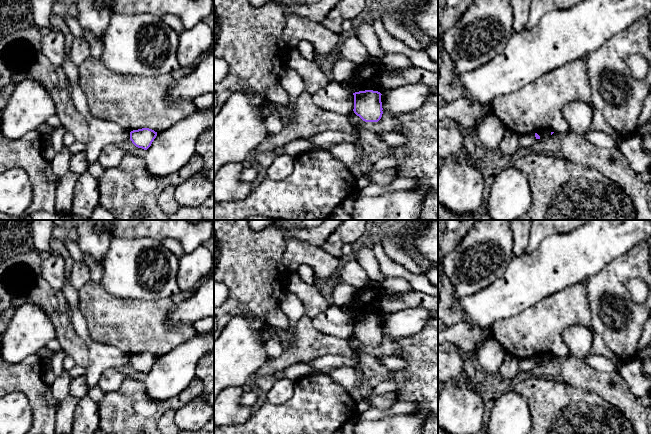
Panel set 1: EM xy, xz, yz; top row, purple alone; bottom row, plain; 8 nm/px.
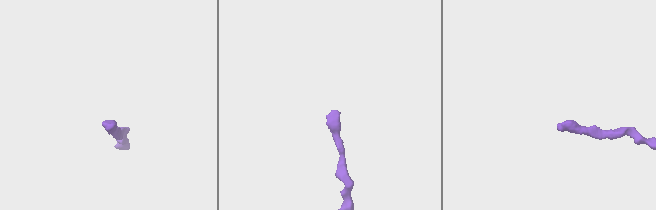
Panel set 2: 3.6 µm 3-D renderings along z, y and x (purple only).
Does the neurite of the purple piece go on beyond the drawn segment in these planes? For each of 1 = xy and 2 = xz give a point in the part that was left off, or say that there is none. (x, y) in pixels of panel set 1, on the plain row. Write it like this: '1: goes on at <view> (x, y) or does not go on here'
1: does not go on here
2: does not go on here

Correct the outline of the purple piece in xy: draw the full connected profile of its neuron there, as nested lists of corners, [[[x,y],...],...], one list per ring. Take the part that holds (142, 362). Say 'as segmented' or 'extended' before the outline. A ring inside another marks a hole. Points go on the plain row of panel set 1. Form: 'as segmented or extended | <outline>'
as segmented | [[[142,352],[130,356],[130,364],[132,367],[136,371],[144,374],[147,374],[151,370],[156,360],[157,356],[149,352]]]

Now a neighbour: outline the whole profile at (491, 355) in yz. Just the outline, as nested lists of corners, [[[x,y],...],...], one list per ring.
[[[493,337],[486,339],[485,343],[477,354],[477,361],[488,375],[497,377],[500,367],[506,356],[506,351],[501,344]]]

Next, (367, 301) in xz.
[[[364,287],[358,290],[353,303],[353,316],[373,314],[378,315],[381,318],[389,313],[391,310],[384,310],[380,307],[381,299],[387,294],[381,289],[379,291],[373,291],[368,287]]]

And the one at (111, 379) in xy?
[[[109,368],[102,373],[97,385],[104,393],[113,392],[120,388],[125,378],[119,369]]]

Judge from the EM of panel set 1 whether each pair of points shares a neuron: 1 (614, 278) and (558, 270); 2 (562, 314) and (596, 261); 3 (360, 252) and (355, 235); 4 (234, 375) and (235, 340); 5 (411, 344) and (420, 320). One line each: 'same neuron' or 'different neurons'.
1: different neurons
2: different neurons
3: different neurons
4: same neuron
5: different neurons

